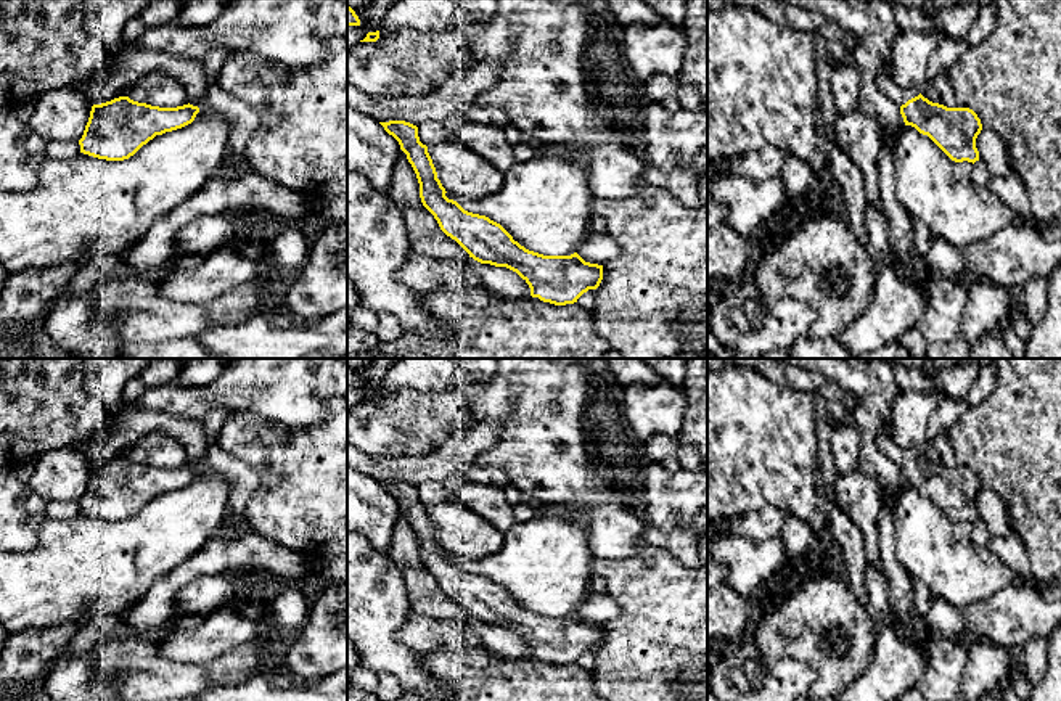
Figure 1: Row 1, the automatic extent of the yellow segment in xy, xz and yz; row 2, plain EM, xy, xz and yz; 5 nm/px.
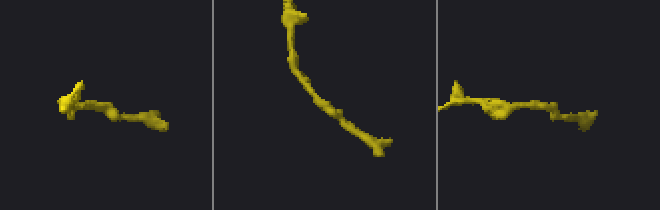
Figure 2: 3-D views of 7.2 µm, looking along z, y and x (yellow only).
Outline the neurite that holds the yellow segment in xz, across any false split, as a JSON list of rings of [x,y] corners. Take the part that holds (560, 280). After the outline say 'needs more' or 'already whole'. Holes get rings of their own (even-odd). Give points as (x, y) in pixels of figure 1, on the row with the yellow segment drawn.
[[[405,121],[379,122],[407,154],[418,183],[423,206],[440,230],[455,240],[474,260],[516,272],[530,288],[530,296],[555,305],[574,304],[603,280],[603,265],[571,256],[543,256],[526,249],[497,222],[465,211],[445,196],[428,146],[420,141],[418,127]]] | already whole

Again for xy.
[[[129,96],[93,105],[79,140],[80,153],[106,161],[129,159],[156,135],[191,124],[198,113],[190,103],[159,108]]] | already whole

